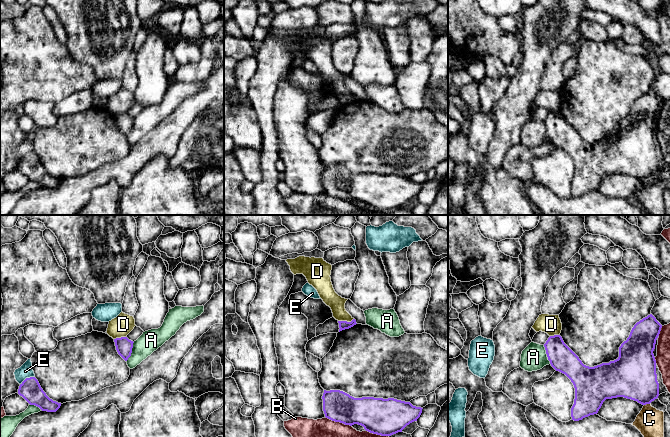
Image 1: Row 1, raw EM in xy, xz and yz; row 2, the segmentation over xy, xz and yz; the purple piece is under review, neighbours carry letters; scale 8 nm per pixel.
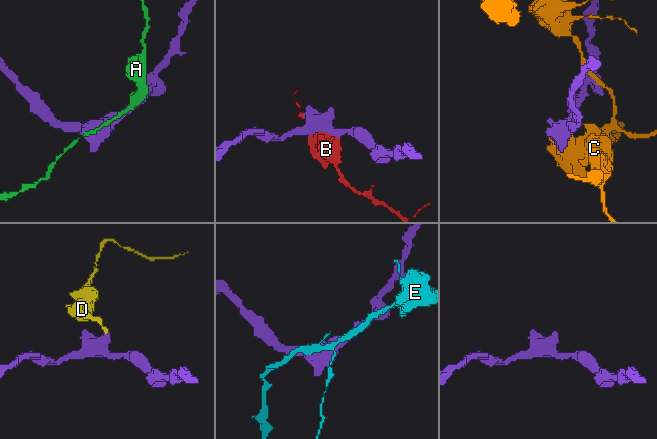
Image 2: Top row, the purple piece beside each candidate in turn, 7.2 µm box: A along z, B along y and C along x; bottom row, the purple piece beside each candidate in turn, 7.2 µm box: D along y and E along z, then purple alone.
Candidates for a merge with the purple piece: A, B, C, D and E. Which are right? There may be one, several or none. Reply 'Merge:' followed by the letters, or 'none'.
Merge: none

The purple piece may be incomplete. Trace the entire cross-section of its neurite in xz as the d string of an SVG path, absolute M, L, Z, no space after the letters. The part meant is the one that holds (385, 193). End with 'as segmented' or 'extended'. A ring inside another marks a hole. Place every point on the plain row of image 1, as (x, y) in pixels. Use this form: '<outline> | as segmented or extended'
M324 166L325 193L345 201L358 200L370 209L391 212L417 197L421 183L394 174L354 174L340 166Z | as segmented

